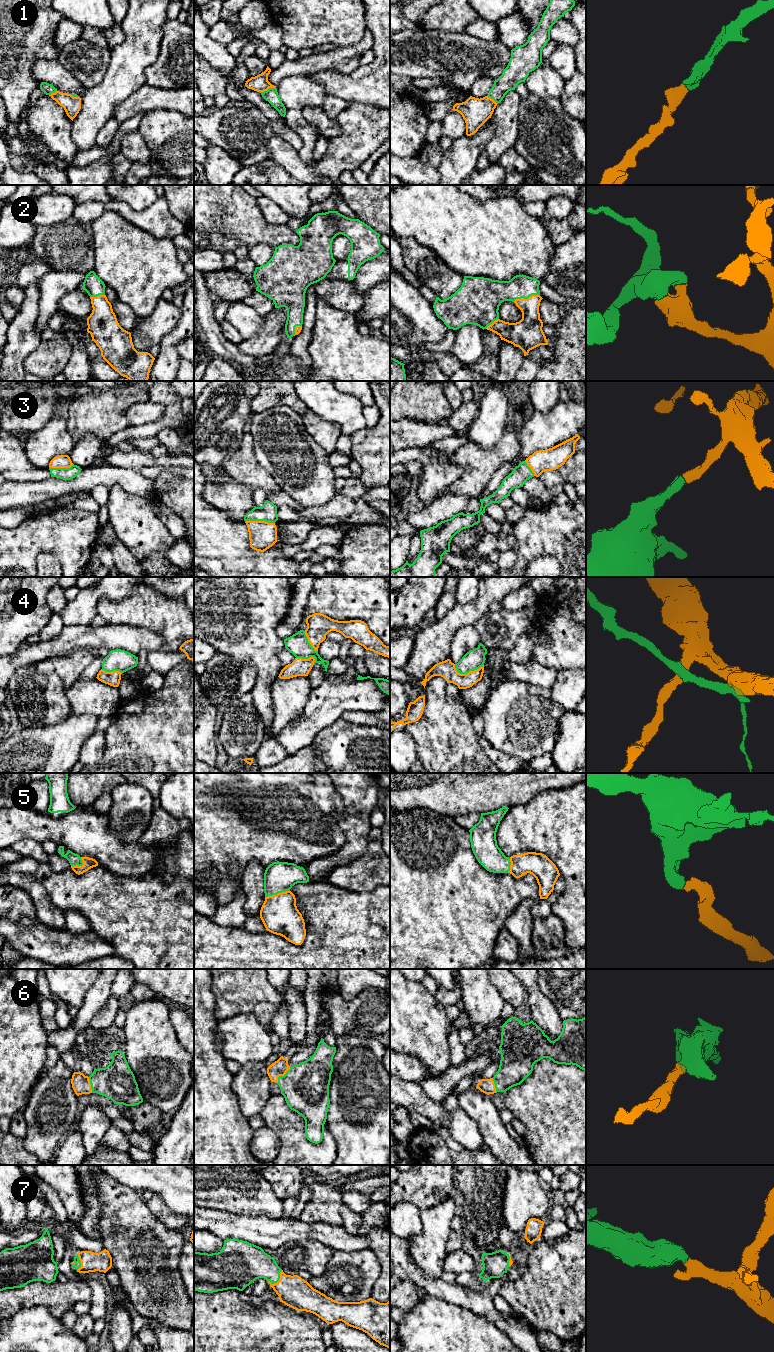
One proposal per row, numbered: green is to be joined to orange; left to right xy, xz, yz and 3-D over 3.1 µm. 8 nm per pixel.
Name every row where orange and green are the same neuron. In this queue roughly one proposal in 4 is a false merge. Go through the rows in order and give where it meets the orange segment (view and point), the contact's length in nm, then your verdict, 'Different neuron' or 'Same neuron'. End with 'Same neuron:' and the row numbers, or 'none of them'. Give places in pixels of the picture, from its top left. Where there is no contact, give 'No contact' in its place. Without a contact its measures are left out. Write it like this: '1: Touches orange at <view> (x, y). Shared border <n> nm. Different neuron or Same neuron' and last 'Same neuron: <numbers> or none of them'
1: Touches orange at xz (267, 89). Shared border 130 nm. Same neuron
2: Touches orange at yz (526, 299). Shared border 220 nm. Same neuron
3: Touches orange at xz (260, 521). Shared border 240 nm. Same neuron
4: Touches orange at yz (469, 672). Shared border 240 nm. Different neuron
5: Touches orange at xz (278, 893). Shared border 200 nm. Same neuron
6: Touches orange at xz (282, 1075). Shared border 180 nm. Same neuron
7: Touches orange at xz (279, 1280). Shared border 150 nm. Same neuron
Same neuron: 1, 2, 3, 5, 6, 7

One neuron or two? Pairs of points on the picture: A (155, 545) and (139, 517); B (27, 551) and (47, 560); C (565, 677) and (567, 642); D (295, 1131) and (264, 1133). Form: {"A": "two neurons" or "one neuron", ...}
{"A": "one neuron", "B": "two neurons", "C": "two neurons", "D": "two neurons"}

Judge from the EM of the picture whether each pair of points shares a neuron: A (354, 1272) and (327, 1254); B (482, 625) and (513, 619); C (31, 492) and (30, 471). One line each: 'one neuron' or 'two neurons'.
A: two neurons
B: one neuron
C: two neurons

